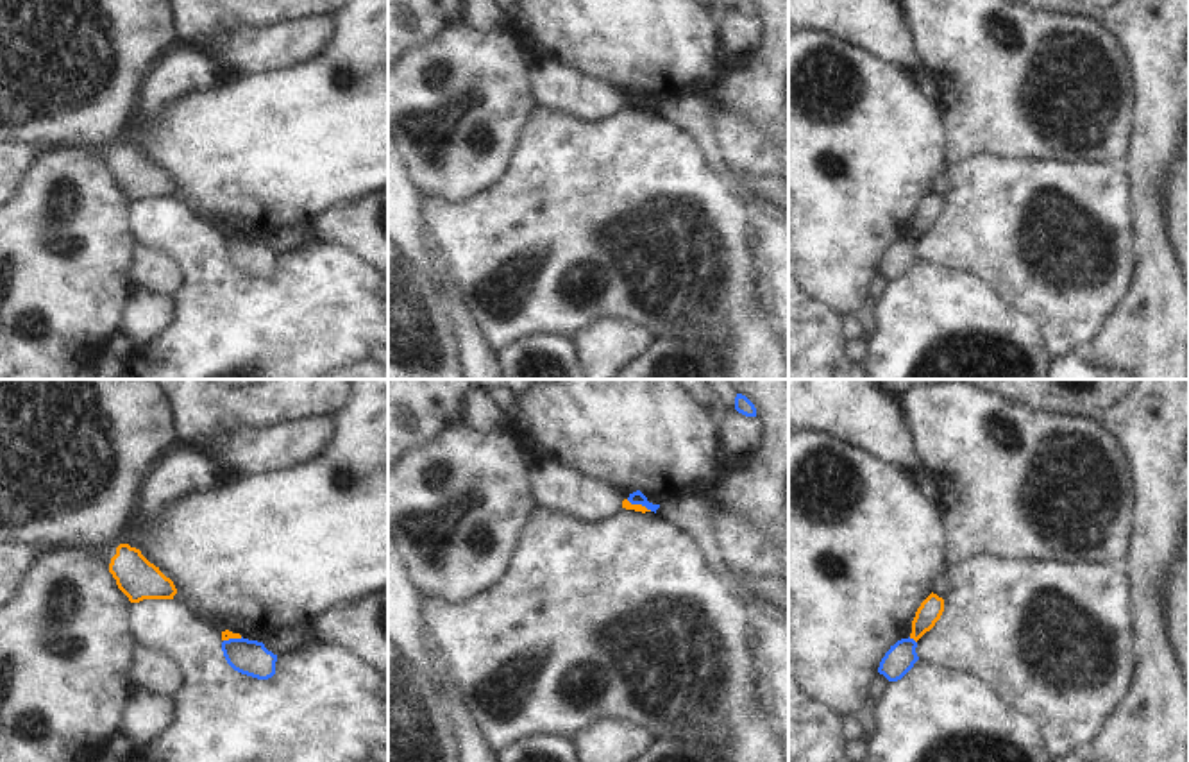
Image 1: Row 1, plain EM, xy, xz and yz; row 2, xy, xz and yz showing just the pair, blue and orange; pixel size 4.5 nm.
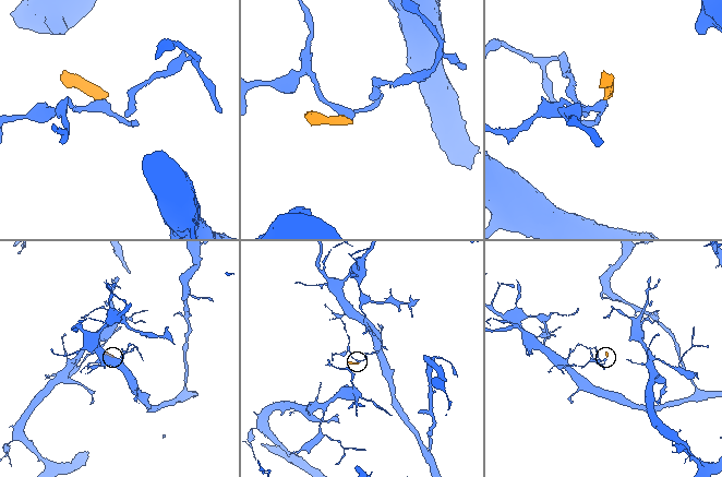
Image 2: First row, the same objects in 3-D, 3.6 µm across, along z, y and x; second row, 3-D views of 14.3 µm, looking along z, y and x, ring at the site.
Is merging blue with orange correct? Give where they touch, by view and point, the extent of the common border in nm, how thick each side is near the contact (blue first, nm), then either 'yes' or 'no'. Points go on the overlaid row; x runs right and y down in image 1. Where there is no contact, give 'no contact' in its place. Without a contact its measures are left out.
contact yz (912, 639); length 50 nm; calibres 140 and 110 nm; no

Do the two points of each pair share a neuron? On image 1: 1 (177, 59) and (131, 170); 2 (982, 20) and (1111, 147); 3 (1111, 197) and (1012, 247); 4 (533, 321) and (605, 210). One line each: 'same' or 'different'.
1: different
2: same
3: same
4: same

